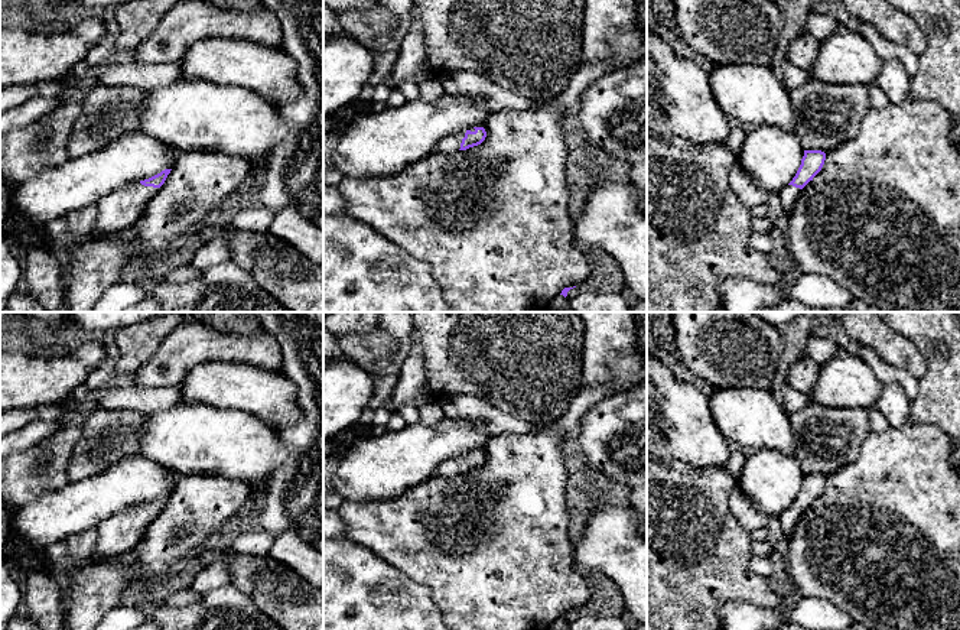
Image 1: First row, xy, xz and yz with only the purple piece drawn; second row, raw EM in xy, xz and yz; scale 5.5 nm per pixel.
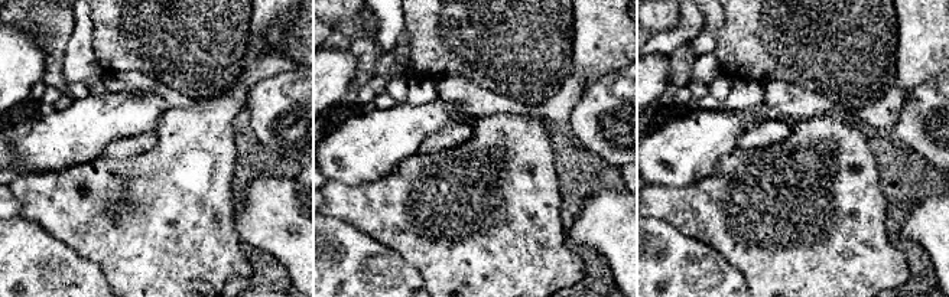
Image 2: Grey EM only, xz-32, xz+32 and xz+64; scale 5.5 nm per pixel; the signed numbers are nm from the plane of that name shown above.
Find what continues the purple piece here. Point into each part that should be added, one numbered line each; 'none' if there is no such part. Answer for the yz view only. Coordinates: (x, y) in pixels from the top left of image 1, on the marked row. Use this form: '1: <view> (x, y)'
1: yz (788, 194)

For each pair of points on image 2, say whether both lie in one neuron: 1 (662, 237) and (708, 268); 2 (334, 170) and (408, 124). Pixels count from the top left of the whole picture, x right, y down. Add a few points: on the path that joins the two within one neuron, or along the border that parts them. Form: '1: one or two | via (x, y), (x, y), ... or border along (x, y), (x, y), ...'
1: one | via (673, 248), (696, 268)
2: one | via (353, 156), (376, 140), (389, 136)

